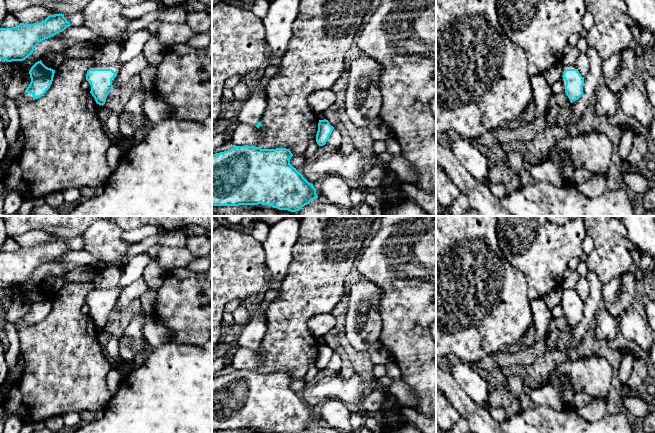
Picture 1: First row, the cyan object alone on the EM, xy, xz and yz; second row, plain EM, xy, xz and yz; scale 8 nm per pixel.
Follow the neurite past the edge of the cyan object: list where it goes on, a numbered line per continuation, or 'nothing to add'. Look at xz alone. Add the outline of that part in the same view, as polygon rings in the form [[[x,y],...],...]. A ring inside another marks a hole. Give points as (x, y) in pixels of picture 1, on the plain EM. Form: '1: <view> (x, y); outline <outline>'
1: xz (250, 335); outline [[[262,301],[251,311],[248,322],[237,329],[236,344],[239,347],[256,350],[258,346],[261,346],[266,332],[266,313],[260,310],[261,305],[264,303]]]

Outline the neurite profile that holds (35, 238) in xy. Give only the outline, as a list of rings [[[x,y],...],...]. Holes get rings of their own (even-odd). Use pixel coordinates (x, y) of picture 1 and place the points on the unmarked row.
[[[32,230],[13,237],[15,241],[24,248],[33,248],[44,245],[49,239],[59,238],[43,230]]]

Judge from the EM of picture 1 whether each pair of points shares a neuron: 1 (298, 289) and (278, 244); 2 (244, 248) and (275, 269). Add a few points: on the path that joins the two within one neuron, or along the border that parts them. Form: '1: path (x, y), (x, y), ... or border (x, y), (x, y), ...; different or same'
1: border (294, 244), (291, 263), (280, 285); different
2: border (261, 243), (268, 272), (265, 286); different

